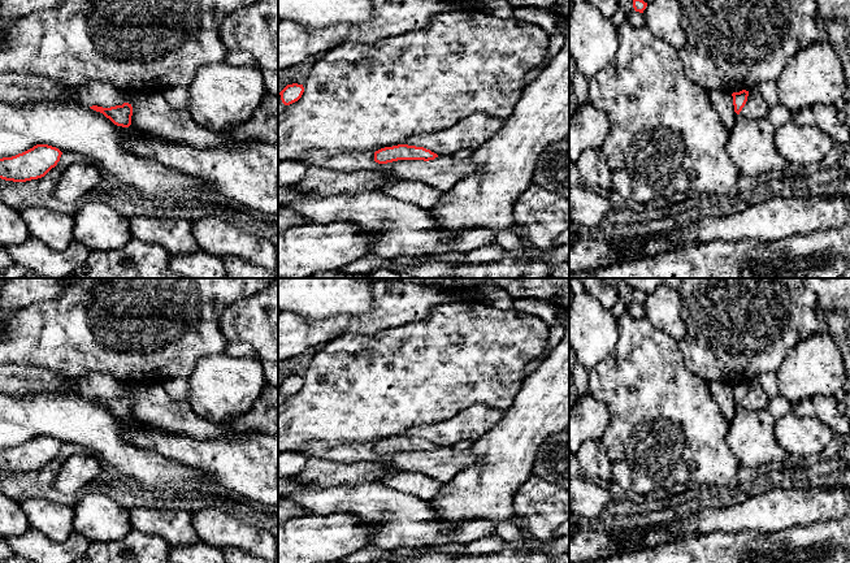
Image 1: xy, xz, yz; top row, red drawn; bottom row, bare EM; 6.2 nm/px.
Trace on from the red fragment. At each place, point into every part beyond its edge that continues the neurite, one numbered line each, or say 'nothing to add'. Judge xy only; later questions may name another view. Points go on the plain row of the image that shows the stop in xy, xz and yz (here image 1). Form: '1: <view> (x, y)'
nothing to add

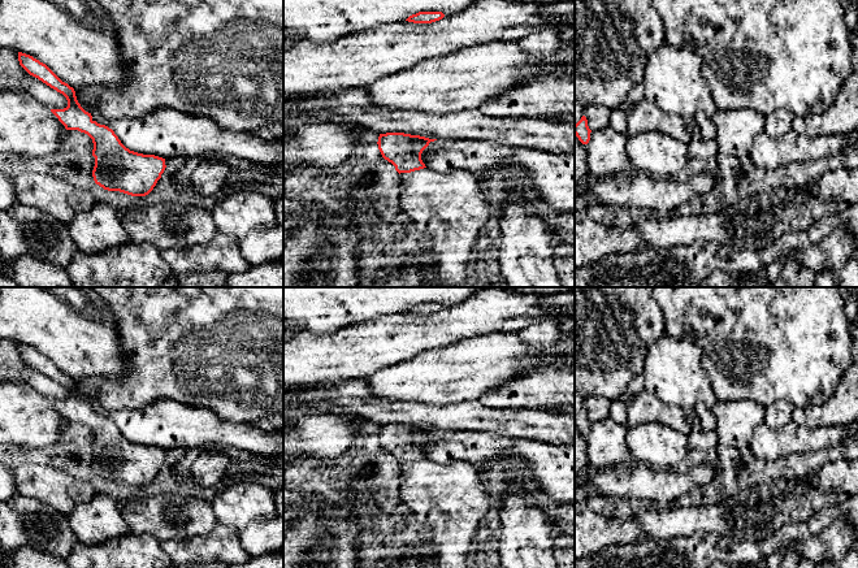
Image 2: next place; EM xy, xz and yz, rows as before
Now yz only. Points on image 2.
nothing to add

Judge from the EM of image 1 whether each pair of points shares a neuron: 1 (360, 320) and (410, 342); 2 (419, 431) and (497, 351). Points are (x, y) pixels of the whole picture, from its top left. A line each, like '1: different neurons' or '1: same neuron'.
1: different neurons
2: different neurons

